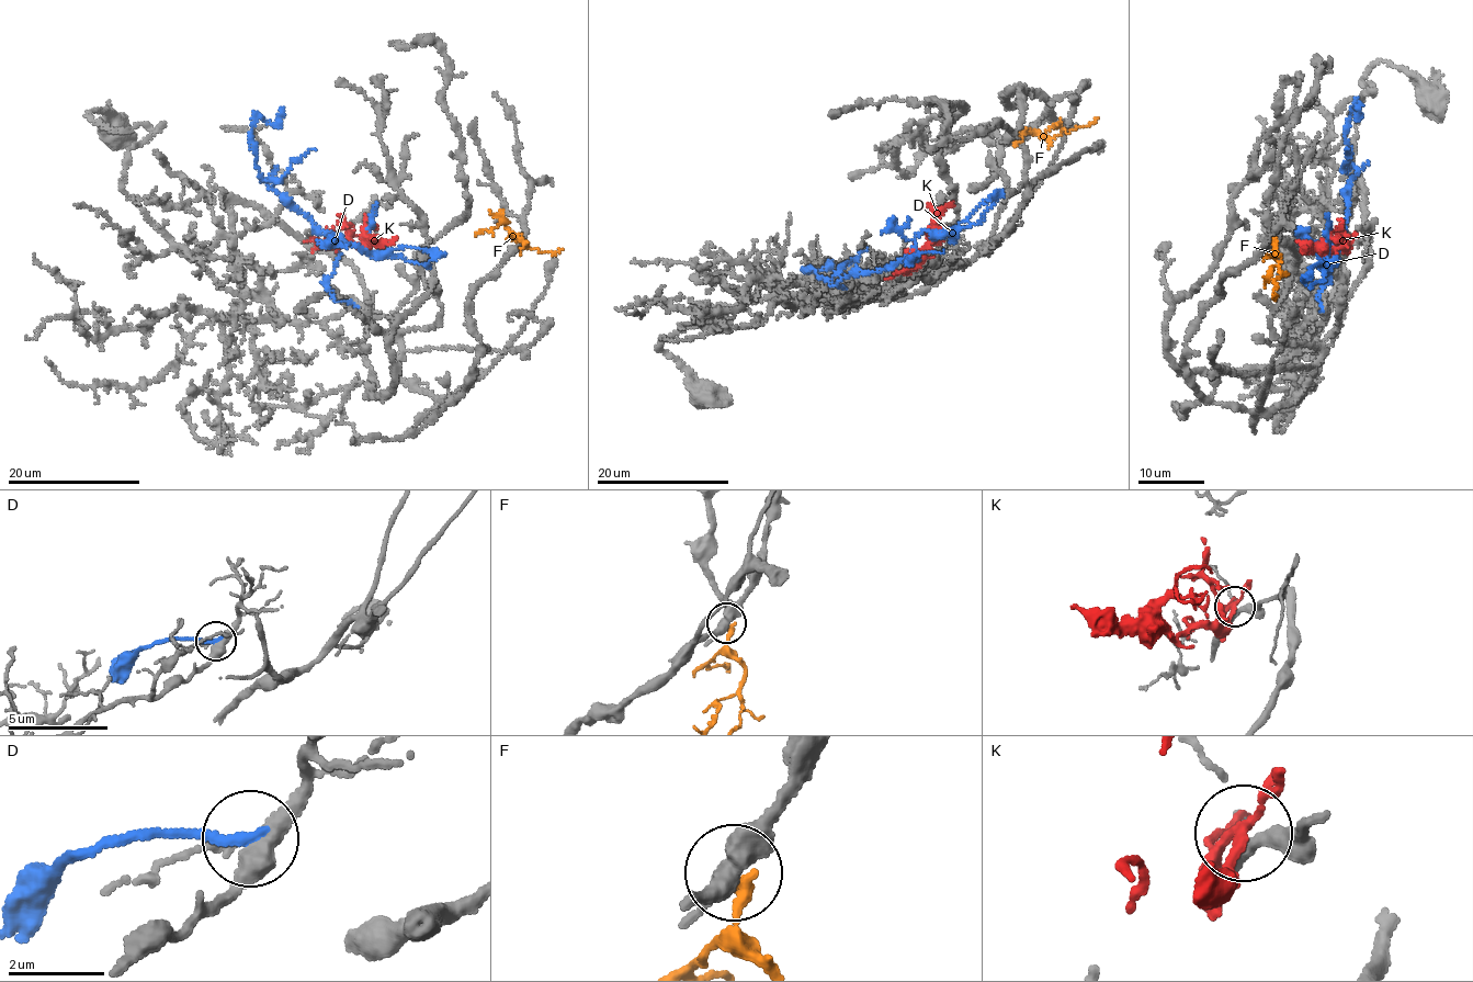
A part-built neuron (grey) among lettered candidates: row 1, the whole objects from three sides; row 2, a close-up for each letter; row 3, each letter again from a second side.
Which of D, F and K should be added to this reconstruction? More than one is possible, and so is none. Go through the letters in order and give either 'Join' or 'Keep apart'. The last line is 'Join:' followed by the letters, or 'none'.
D: Keep apart
F: Keep apart
K: Keep apart
Join: none

